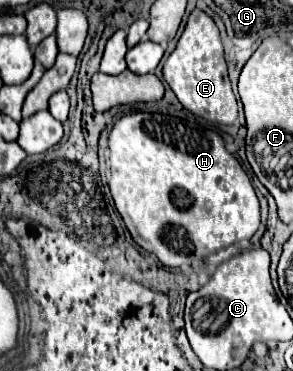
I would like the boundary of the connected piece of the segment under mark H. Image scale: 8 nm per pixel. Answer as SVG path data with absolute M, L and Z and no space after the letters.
M134 112L134 114L126 114L122 116L112 132L110 132L110 140L108 140L108 148L110 148L110 180L108 180L108 188L110 188L110 194L114 198L114 204L116 204L116 210L120 212L126 228L130 230L132 238L136 240L138 246L142 246L144 250L152 252L158 256L158 260L164 264L164 266L176 266L180 260L184 262L184 250L188 248L196 258L206 258L234 242L240 242L244 238L252 238L254 232L258 230L260 226L260 202L258 202L258 196L254 192L254 186L248 178L248 174L242 170L240 162L224 148L224 140L218 132L210 130L210 128L204 128L202 124L196 124L196 122L186 122L184 118L176 118L176 116L168 116L168 114L158 114L158 112Z

